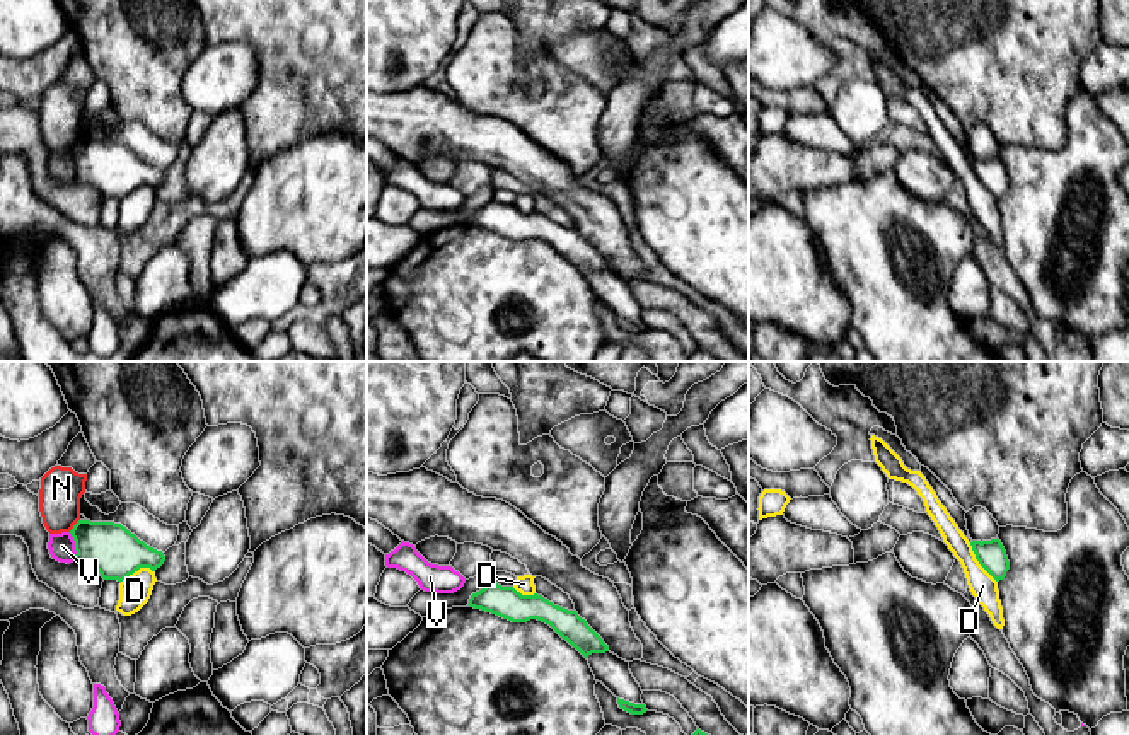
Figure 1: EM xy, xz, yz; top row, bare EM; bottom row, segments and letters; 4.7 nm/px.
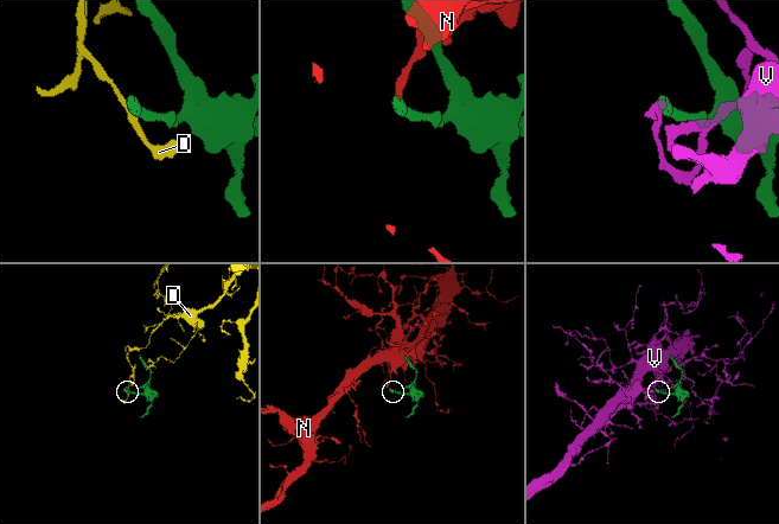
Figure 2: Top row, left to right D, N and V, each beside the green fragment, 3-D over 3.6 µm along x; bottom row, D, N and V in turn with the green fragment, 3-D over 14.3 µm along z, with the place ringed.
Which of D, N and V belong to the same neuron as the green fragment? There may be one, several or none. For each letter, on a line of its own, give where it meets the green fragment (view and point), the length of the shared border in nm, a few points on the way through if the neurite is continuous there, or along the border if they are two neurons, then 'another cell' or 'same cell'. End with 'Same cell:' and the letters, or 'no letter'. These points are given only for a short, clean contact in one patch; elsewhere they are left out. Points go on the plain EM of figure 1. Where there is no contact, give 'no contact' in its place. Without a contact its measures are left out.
D: meets green in yz at (979, 181); contact 240 nm long; border along yz (969, 161), (978, 181), (996, 200); another cell
N: meets green in xy at (74, 144); contact 80 nm long; border along xy (79, 137), (69, 149); another cell
V: meets green in xy at (75, 164); contact 140 nm long; another cell
Same cell: no letter

